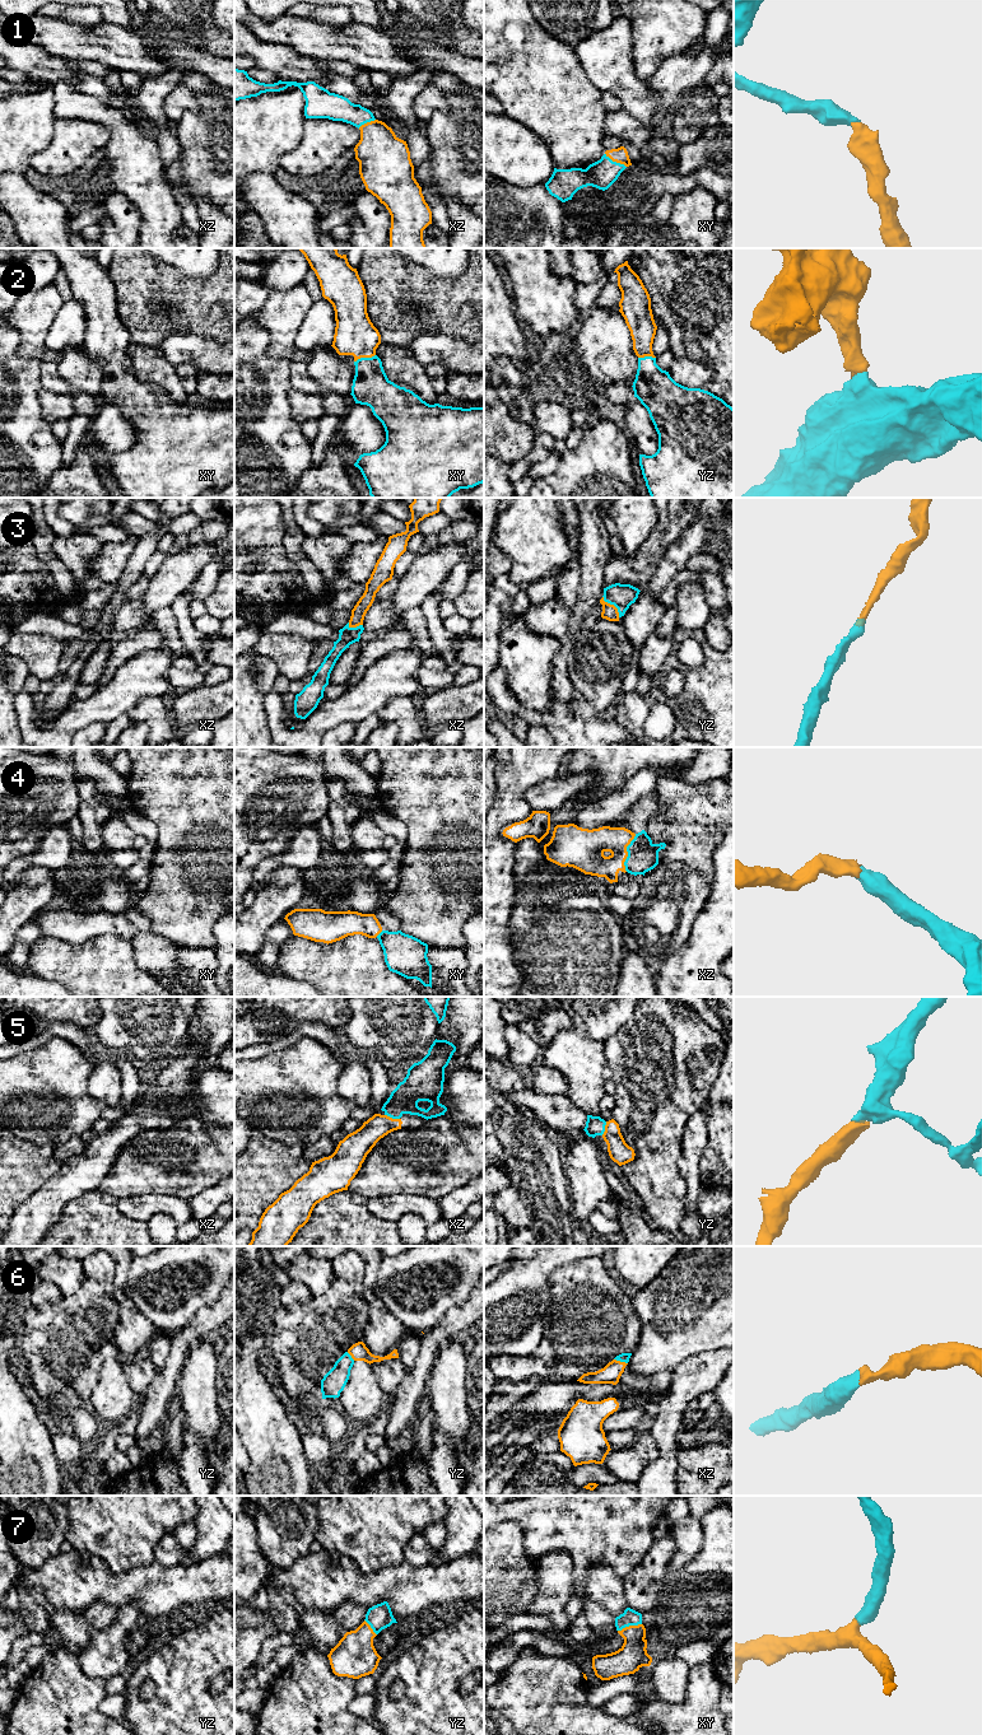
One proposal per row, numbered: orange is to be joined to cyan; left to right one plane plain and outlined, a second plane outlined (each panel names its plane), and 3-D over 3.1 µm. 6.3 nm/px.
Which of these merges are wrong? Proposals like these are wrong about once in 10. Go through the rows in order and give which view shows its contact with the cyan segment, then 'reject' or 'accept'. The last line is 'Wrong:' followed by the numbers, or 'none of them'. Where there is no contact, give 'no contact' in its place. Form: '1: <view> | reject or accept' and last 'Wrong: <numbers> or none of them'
1: xy | accept
2: xy | accept
3: yz | accept
4: xz | accept
5: xz | accept
6: xz | accept
7: xy | accept
Wrong: none of them

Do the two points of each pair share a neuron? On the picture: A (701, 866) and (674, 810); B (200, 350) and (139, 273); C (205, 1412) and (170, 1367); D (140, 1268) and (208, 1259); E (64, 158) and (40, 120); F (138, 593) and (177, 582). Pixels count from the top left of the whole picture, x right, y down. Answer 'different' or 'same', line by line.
A: same
B: different
C: different
D: same
E: different
F: different

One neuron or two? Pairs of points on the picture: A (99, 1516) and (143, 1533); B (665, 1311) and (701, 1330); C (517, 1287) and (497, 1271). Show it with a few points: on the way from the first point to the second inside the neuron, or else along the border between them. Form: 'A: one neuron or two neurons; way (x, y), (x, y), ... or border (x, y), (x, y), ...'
A: one neuron; way (110, 1516), (126, 1516), (133, 1523)
B: one neuron; way (674, 1311), (682, 1311), (692, 1321)
C: two neurons; border (507, 1262), (507, 1268), (497, 1278)

